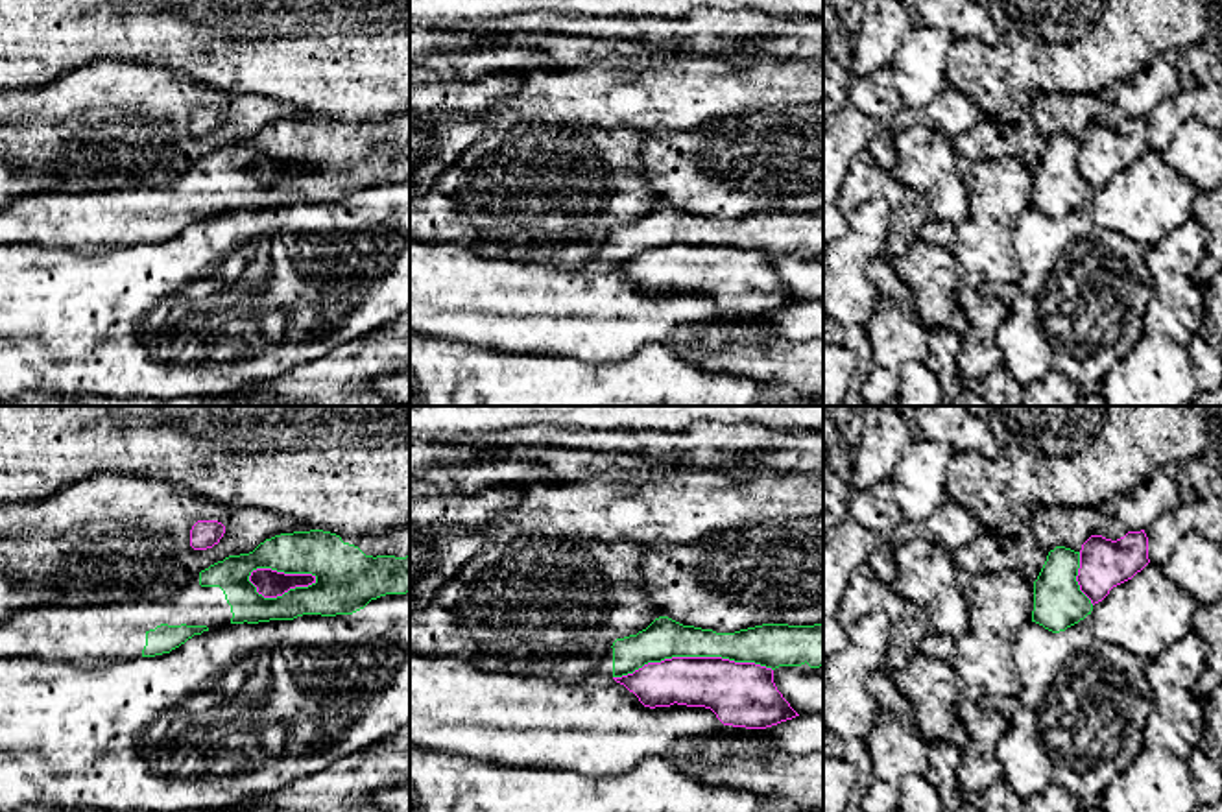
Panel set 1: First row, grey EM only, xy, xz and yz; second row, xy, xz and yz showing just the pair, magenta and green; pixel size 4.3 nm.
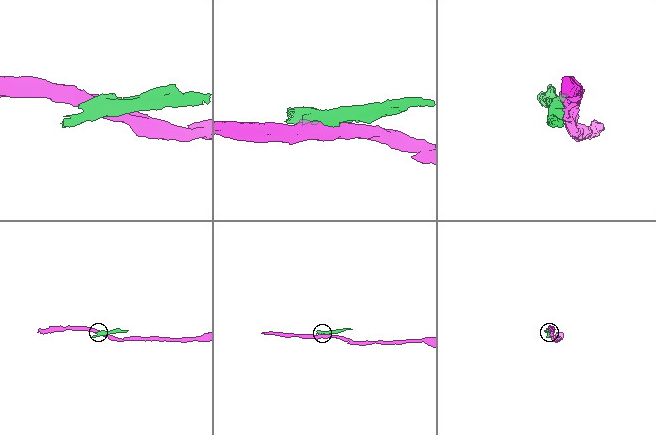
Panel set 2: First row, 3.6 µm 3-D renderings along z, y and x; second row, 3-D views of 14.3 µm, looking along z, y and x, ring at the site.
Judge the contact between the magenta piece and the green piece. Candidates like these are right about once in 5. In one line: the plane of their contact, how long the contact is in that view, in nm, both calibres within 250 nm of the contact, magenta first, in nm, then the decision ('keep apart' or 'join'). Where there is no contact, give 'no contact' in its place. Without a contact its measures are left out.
contact in xz; length 700 nm; calibres 280 and 180 nm; keep apart

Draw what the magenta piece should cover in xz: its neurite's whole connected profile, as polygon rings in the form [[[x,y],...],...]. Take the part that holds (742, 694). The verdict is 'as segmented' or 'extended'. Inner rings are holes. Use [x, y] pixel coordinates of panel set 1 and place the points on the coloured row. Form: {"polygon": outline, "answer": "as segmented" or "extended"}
{"polygon": [[[672,657],[613,677],[644,707],[711,709],[724,725],[766,729],[799,716],[773,683],[773,670],[722,657]]], "answer": "as segmented"}

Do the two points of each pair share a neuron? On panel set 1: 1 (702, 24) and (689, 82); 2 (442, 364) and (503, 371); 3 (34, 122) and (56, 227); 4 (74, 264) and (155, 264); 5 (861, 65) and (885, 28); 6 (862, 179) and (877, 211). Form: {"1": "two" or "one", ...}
{"1": "two", "2": "one", "3": "two", "4": "one", "5": "one", "6": "two"}

